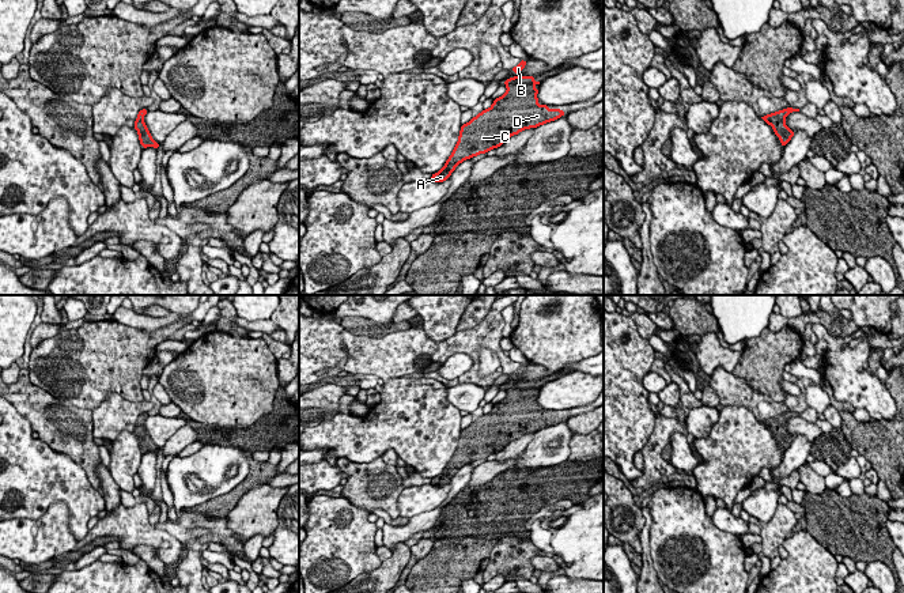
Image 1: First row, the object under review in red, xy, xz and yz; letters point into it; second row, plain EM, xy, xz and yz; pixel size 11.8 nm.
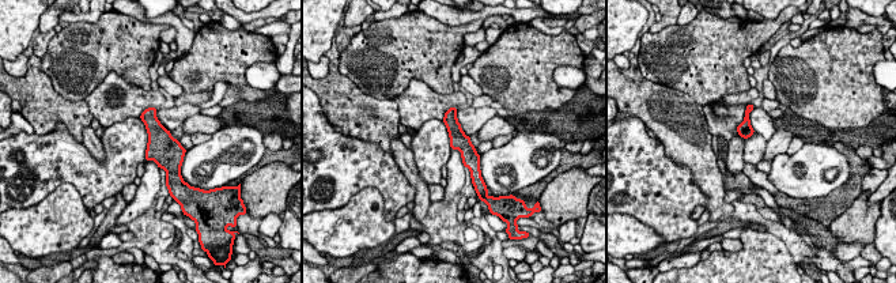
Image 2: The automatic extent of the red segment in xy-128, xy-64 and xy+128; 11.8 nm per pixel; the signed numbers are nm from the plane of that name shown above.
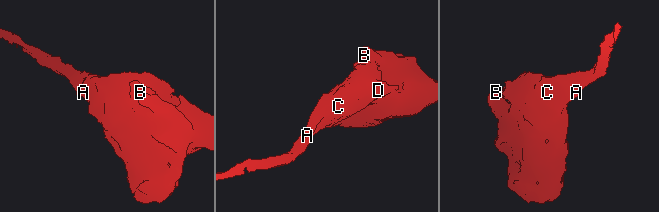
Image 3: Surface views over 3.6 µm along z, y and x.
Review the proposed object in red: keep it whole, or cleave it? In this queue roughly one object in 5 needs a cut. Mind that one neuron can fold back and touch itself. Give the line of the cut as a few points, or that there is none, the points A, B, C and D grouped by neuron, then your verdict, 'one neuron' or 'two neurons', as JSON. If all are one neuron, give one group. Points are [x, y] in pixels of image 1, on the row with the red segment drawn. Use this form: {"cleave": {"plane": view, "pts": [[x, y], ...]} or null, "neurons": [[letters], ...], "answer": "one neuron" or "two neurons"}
{"cleave": null, "neurons": [["A", "B", "C", "D"]], "answer": "one neuron"}

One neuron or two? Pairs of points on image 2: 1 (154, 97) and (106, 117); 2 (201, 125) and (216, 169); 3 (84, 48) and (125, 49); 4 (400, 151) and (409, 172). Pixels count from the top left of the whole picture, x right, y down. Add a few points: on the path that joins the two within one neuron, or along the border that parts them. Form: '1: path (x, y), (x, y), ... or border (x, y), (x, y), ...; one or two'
1: path (142, 100), (128, 101), (118, 108); one
2: border (222, 127), (211, 134); two
3: path (94, 48), (116, 48); one
4: path (404, 157), (408, 166); one

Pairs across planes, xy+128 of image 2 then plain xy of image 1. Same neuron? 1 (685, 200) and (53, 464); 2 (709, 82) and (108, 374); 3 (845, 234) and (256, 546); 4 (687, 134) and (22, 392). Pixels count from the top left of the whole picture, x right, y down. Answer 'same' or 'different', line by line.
1: same
2: same
3: different
4: same

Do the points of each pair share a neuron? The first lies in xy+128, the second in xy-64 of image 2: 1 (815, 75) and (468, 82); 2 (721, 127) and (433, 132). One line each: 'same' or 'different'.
1: different
2: different

